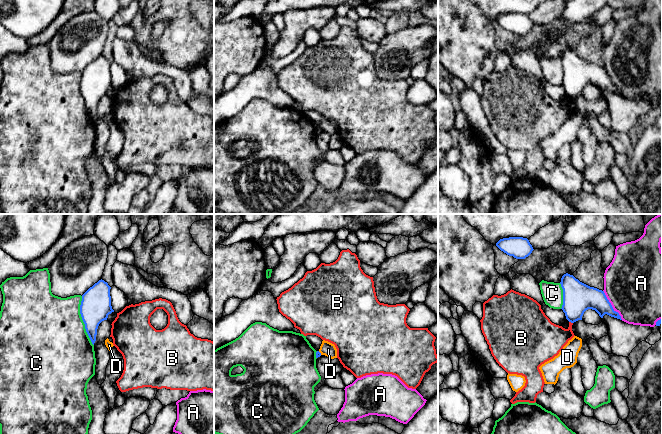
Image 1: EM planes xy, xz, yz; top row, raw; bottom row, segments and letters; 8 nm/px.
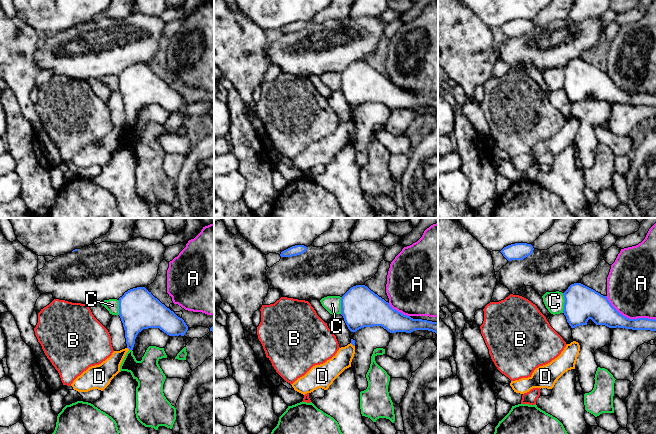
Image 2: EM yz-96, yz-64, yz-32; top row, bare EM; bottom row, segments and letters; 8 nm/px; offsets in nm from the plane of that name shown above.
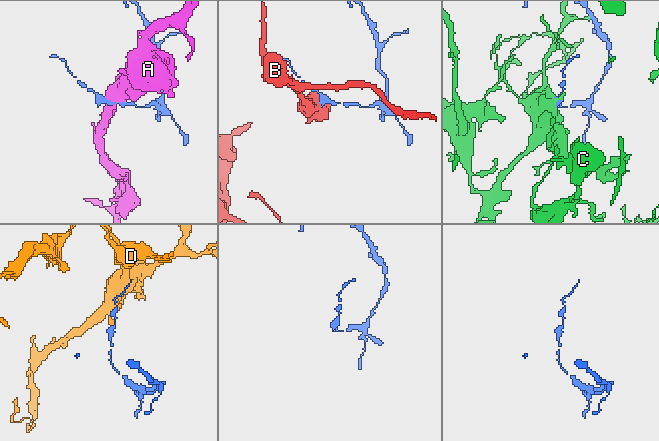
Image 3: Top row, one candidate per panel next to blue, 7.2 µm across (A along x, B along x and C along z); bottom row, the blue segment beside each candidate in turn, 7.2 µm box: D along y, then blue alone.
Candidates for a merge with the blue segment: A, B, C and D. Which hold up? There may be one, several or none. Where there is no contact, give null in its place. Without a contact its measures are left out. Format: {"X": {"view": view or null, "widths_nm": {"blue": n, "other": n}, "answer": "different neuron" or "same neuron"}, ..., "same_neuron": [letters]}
{"A": {"view": "yz", "widths_nm": {"blue": 220, "other": 500}, "answer": "different neuron"}, "B": {"view": "yz", "widths_nm": {"blue": 240, "other": 300}, "answer": "different neuron"}, "C": {"view": "xy", "widths_nm": {"blue": 240, "other": 500}, "answer": "different neuron"}, "D": {"view": "xz", "widths_nm": {"blue": 50, "other": 120}, "answer": "different neuron"}, "same_neuron": []}

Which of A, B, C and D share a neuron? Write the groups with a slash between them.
A / B / C / D

